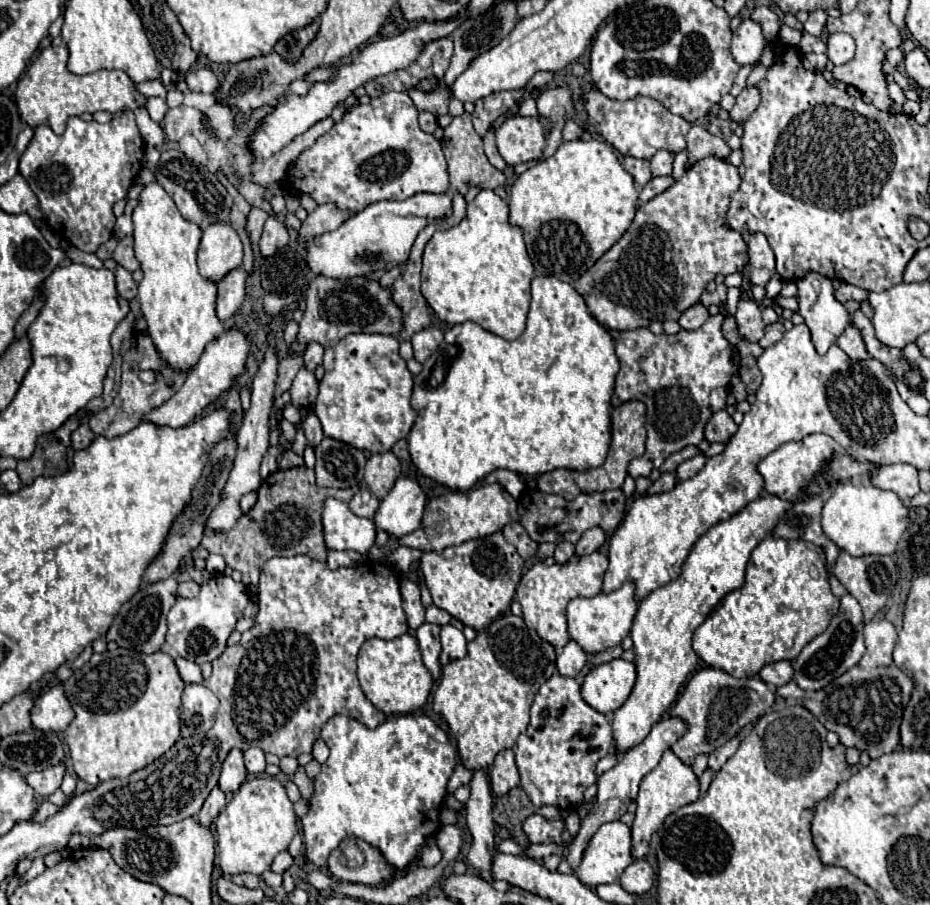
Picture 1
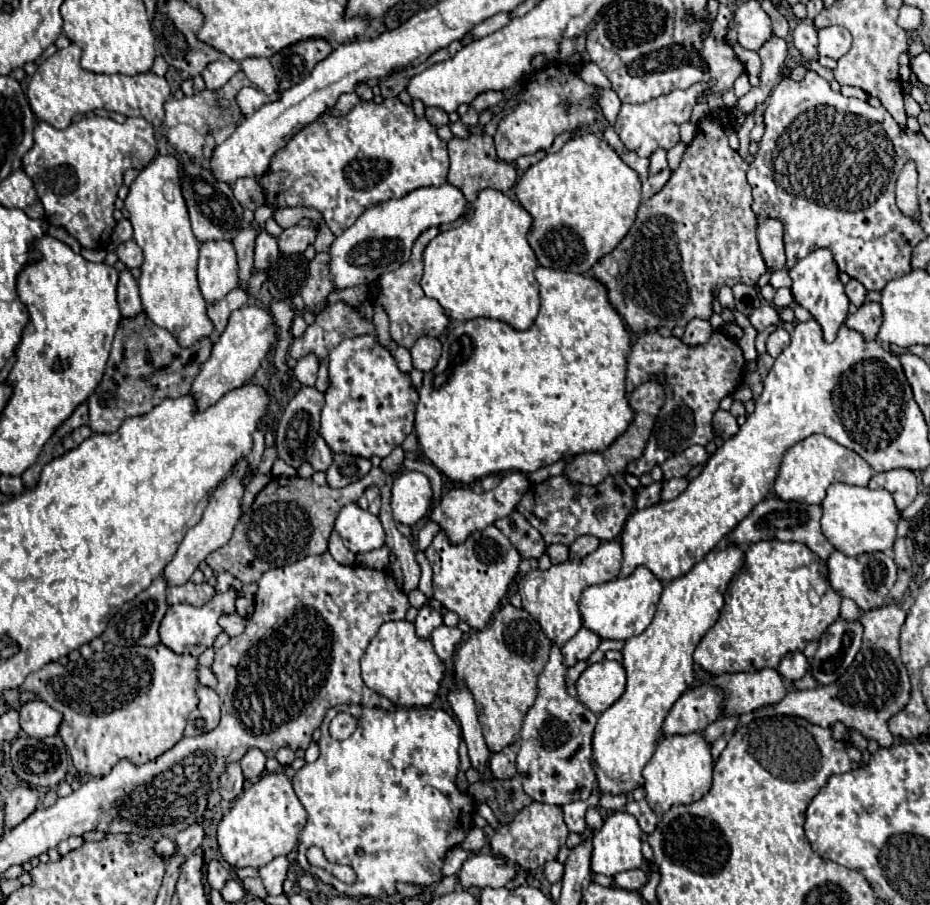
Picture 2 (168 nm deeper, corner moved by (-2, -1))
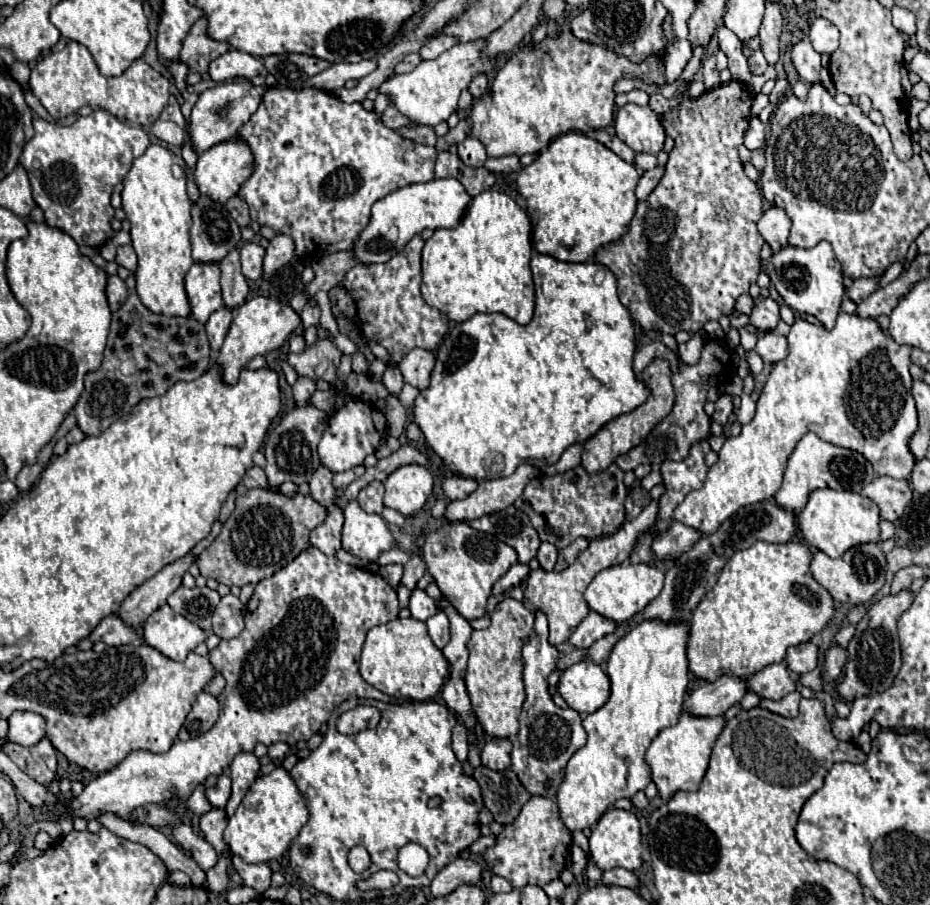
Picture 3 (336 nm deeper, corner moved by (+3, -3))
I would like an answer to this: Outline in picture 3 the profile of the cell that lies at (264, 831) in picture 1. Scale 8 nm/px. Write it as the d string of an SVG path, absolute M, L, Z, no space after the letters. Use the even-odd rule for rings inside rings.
M275 767L269 775L255 779L243 797L241 805L229 817L229 825L223 833L223 841L229 845L231 855L241 857L245 863L265 863L279 859L299 835L301 827L307 823L309 811L305 801L283 767Z

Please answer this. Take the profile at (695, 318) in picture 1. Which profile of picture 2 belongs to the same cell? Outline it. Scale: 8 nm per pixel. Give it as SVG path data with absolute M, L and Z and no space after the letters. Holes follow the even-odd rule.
M692 319L688 325L686 325L686 333L682 337L682 341L686 345L704 345L712 335L712 327L708 321L704 319Z

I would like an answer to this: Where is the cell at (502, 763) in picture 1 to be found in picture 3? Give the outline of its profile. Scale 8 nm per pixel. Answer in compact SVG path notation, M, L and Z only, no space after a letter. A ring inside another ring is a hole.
M491 739L481 751L481 761L493 771L505 771L511 765L513 745L509 739Z

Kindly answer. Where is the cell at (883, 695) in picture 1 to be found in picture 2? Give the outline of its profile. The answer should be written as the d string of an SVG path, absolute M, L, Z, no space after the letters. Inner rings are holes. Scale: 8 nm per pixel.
M882 605L866 611L860 617L860 623L864 627L862 647L854 663L836 683L818 685L816 689L810 690L790 690L786 699L782 699L780 703L766 705L752 713L741 715L737 728L748 725L764 715L778 713L778 715L802 717L820 727L830 727L834 725L834 721L842 721L846 727L858 729L866 739L876 739L882 747L890 747L892 733L888 729L888 719L890 715L898 713L910 699L908 671L900 659L900 647L898 647L898 637L904 619L906 613L900 605Z

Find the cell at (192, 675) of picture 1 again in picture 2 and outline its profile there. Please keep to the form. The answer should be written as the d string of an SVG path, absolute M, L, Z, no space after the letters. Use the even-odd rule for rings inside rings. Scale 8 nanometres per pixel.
M198 667L198 679L200 679L200 685L206 685L206 687L216 687L216 683L218 683L218 679L210 667Z

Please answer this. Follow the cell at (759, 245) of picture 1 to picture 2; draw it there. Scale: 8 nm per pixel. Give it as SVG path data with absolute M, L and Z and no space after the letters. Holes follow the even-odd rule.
M762 219L758 225L758 243L760 253L768 265L768 271L778 271L786 267L784 255L784 225L778 219Z

